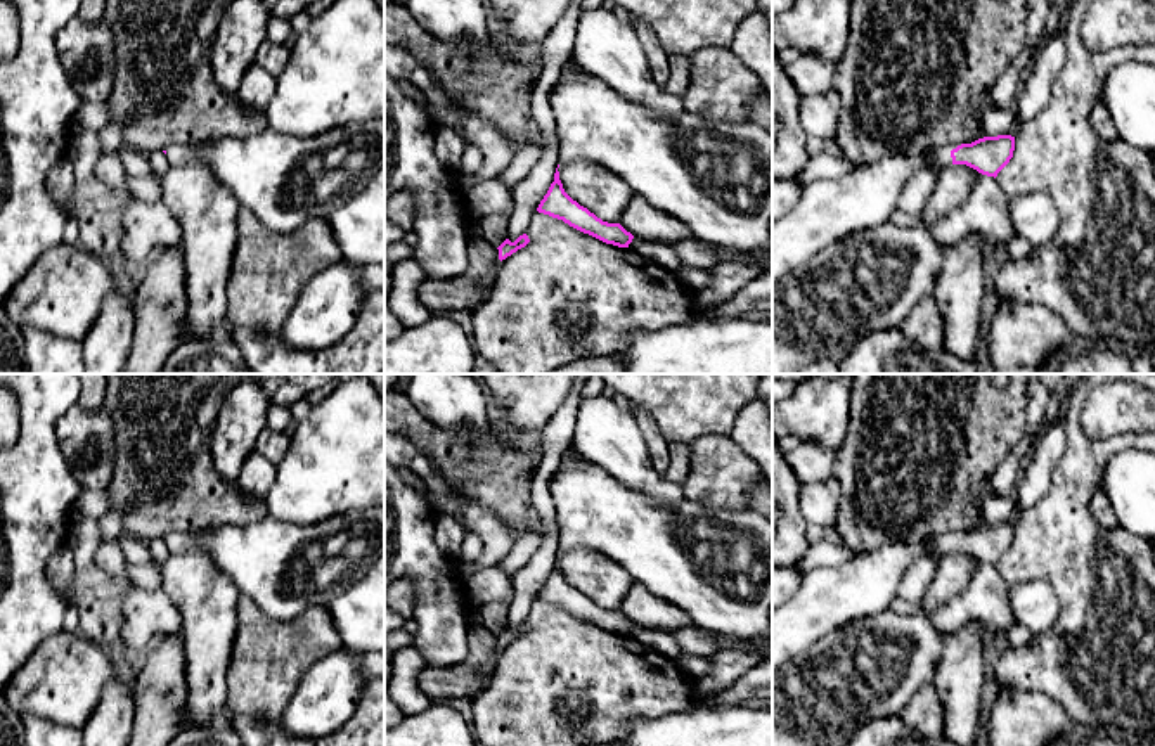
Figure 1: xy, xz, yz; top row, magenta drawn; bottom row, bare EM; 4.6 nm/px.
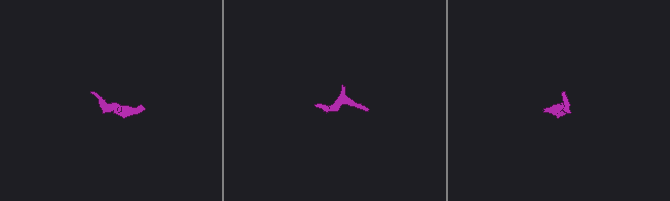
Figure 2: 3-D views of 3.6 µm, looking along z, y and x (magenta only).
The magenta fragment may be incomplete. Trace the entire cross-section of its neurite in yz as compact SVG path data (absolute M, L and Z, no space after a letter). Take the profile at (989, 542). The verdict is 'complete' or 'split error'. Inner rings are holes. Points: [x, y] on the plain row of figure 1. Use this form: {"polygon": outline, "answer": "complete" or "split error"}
{"polygon": "M1011 523L984 524L921 542L892 542L838 568L821 566L802 573L791 599L772 609L772 672L795 661L828 633L888 609L897 599L902 575L918 557L940 561L949 552L966 552L996 566L1013 538Z", "answer": "split error"}

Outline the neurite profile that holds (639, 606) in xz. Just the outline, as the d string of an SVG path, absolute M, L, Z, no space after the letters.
M634 582L620 604L620 613L642 628L677 632L691 627L689 616L677 606L656 599L646 587Z

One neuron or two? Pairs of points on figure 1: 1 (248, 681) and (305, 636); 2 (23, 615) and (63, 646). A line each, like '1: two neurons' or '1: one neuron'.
1: one neuron
2: two neurons

